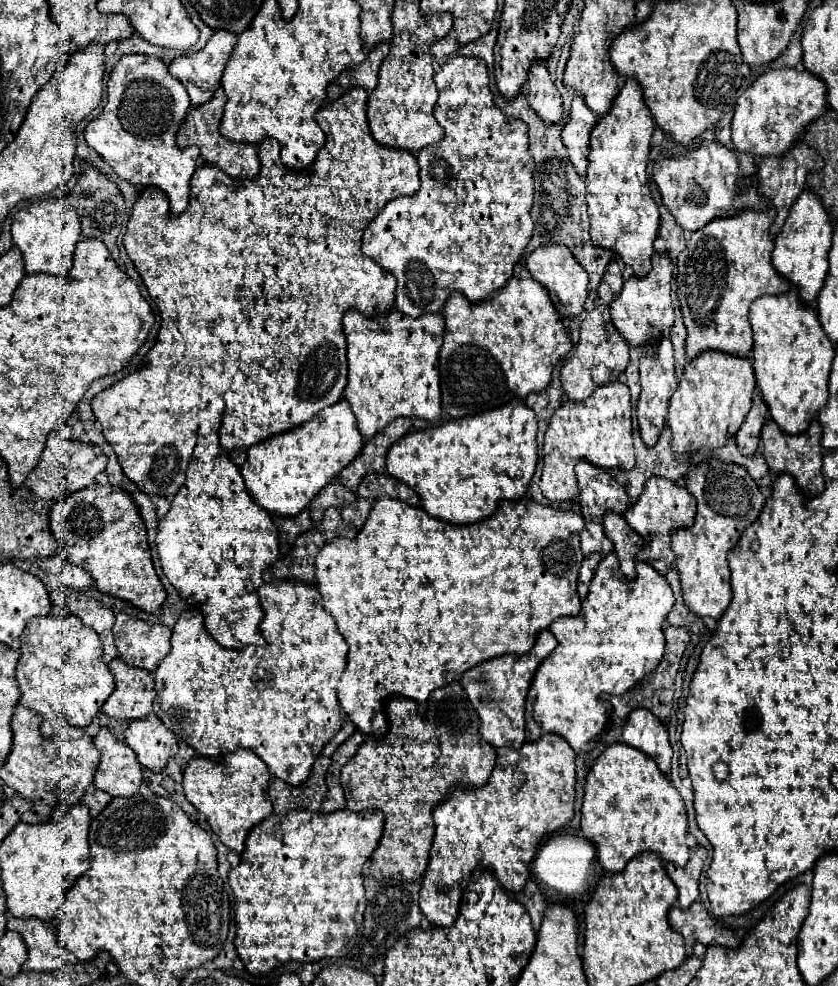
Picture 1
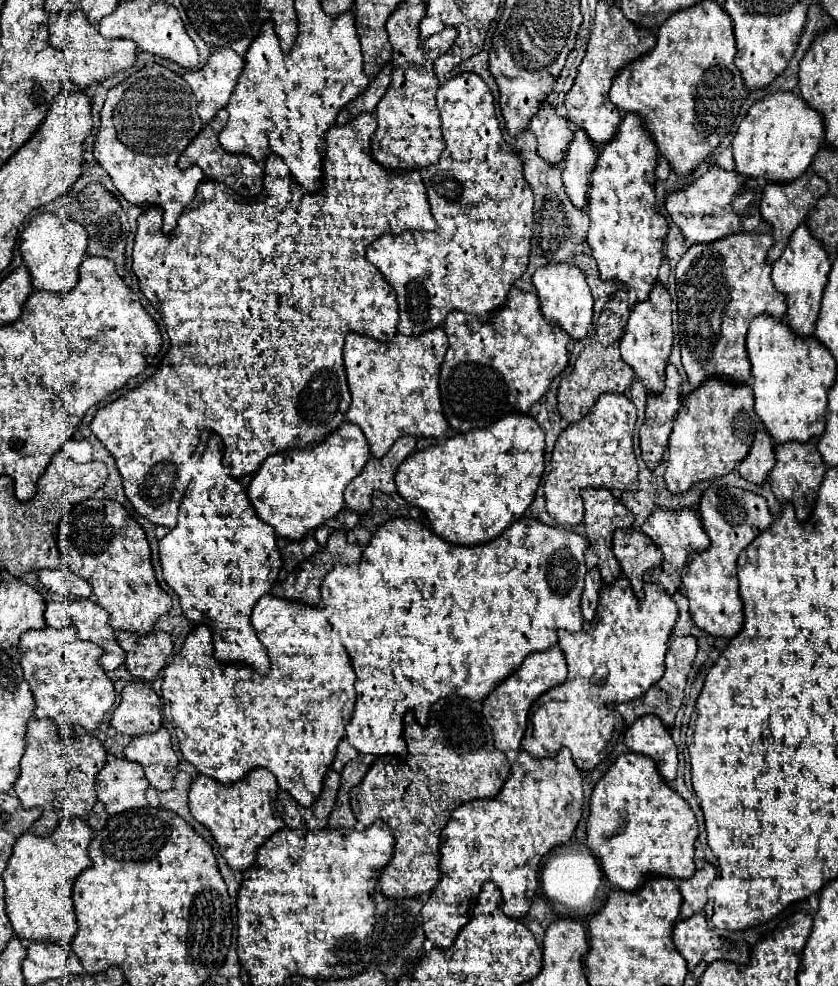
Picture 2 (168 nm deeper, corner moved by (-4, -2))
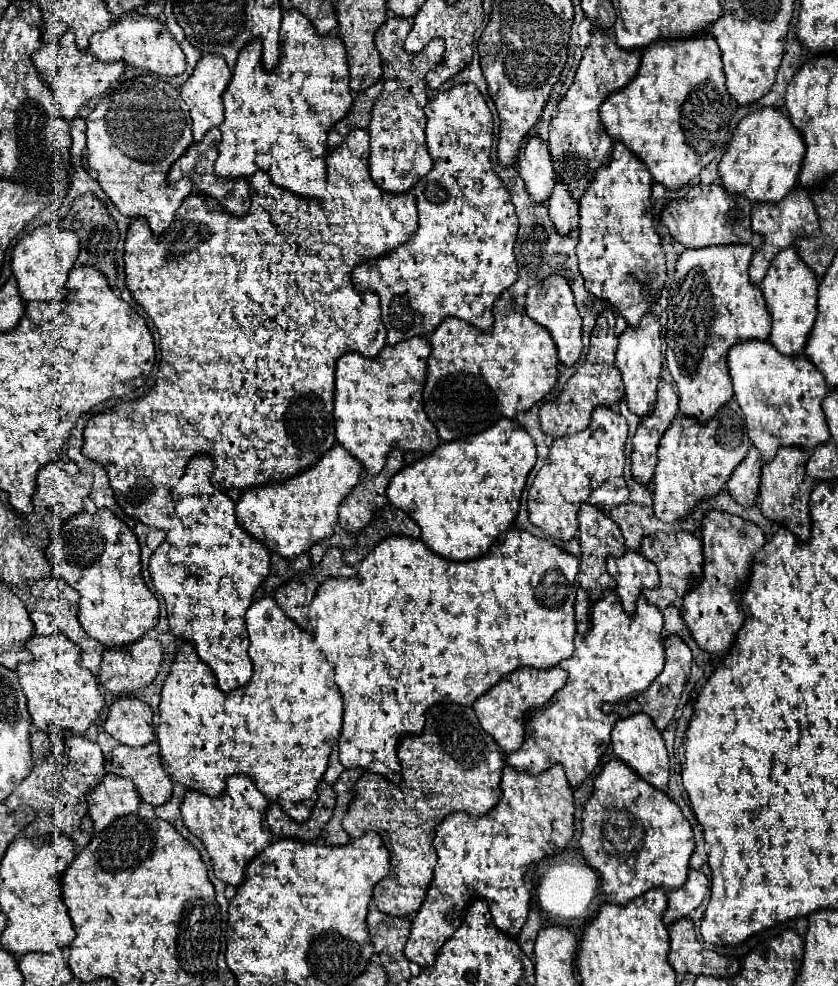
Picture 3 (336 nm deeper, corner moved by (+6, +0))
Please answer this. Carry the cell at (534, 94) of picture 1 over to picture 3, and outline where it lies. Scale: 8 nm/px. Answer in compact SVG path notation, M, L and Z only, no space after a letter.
M529 137L523 147L523 161L519 161L519 177L525 183L529 199L533 203L545 203L555 185L553 161L549 155L549 147L539 137Z

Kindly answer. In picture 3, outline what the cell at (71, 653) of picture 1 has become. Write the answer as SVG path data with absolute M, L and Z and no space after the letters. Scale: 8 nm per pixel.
M53 633L49 637L31 637L27 641L27 649L31 651L33 661L17 665L17 677L27 697L33 725L45 733L85 733L99 717L103 695L99 693L97 677L79 665L77 645L63 637L63 633Z

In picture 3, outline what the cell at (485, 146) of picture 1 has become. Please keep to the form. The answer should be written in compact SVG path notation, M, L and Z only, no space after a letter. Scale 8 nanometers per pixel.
M457 85L449 91L439 93L433 101L427 103L425 107L425 115L427 115L427 127L425 127L425 135L427 135L427 147L429 153L433 157L433 169L413 187L415 193L415 201L417 201L417 209L419 209L419 229L413 235L413 241L407 241L405 245L401 245L399 249L395 249L389 255L377 257L377 259L369 259L361 265L355 267L353 271L353 283L357 293L365 293L365 291L373 291L379 295L381 299L381 317L387 329L387 345L397 345L401 341L407 341L411 337L429 337L429 333L433 333L439 323L447 317L457 317L467 321L469 325L477 327L479 331L489 331L493 327L493 303L495 299L509 289L515 279L517 279L517 263L515 263L515 255L513 255L513 245L515 245L515 237L517 237L517 215L509 197L509 191L505 189L505 185L501 183L501 179L491 171L491 163L489 163L489 151L491 151L491 141L493 141L493 117L491 111L483 99L483 95L477 91L475 85Z

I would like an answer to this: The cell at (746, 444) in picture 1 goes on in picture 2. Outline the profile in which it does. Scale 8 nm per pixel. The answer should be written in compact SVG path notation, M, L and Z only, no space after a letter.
M759 425L751 451L747 453L747 459L743 459L737 467L739 475L745 477L747 481L753 483L763 483L767 473L771 471L775 463L775 455L773 455L773 439L769 435L769 431L765 431L763 425Z

